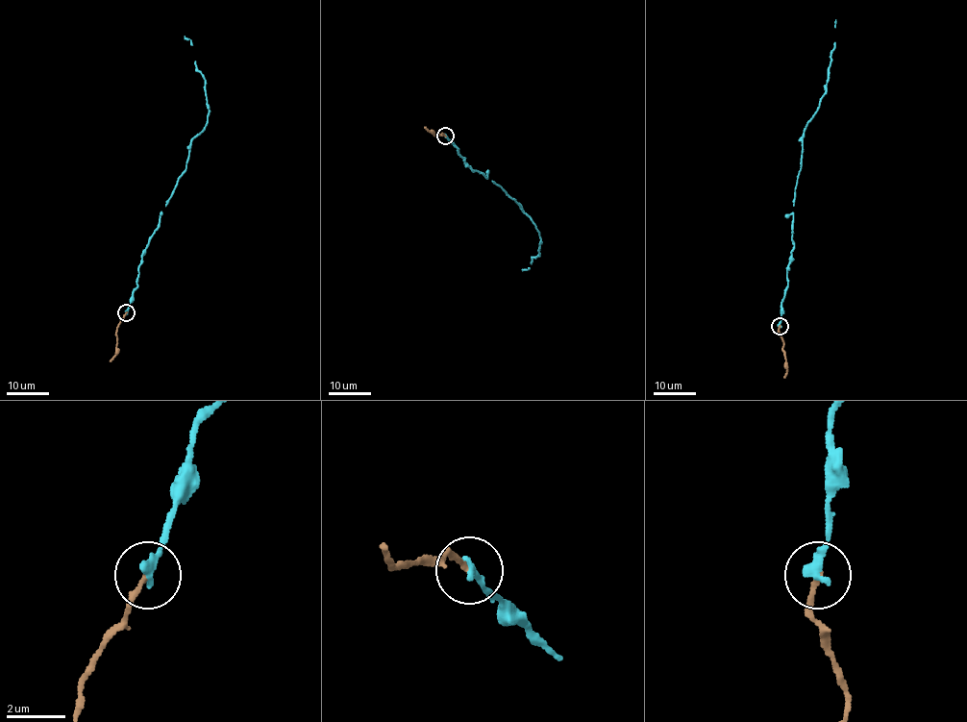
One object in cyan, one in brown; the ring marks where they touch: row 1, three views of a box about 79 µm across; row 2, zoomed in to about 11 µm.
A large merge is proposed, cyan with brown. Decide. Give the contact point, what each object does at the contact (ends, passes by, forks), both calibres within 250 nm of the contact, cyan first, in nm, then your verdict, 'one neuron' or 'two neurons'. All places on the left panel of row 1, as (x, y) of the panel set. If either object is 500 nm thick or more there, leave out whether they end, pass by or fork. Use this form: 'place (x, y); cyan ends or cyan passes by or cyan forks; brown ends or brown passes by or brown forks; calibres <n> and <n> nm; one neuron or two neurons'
place (126, 312); cyan ends; brown ends; calibres 340 and 160 nm; one neuron

